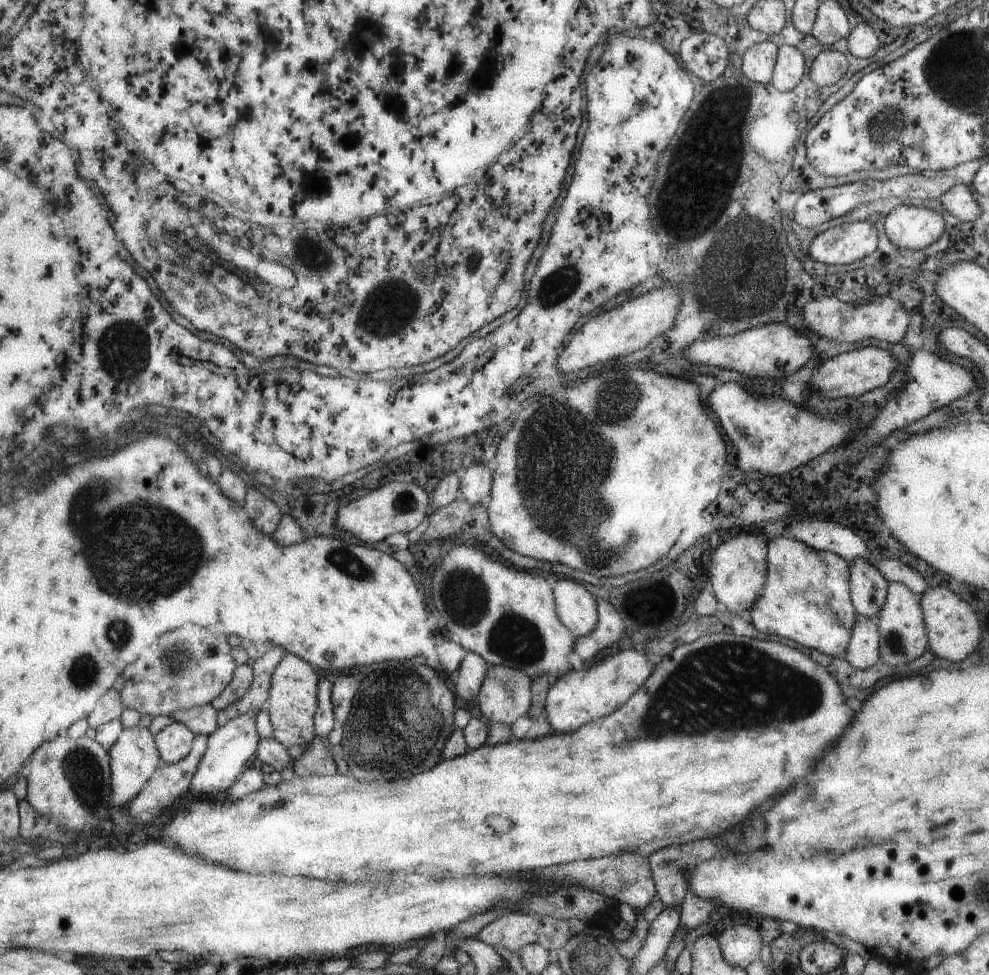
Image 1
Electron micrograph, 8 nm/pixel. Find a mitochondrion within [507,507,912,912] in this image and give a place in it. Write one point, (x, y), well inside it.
(682, 697)

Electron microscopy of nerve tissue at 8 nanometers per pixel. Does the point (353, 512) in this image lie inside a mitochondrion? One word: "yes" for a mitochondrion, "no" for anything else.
no

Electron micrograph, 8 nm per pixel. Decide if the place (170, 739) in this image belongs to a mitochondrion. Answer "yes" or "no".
no

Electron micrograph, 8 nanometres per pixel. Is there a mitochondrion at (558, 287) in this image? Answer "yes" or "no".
yes

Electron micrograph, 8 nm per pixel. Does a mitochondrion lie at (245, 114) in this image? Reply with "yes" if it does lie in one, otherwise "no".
no

